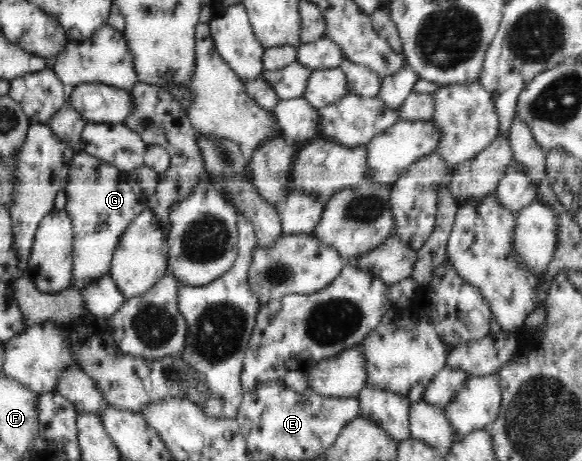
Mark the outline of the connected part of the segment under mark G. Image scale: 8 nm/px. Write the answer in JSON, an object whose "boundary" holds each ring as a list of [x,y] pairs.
{"boundary":[[[82,150],[72,156],[67,184],[65,212],[71,218],[74,234],[71,287],[80,289],[100,275],[109,274],[111,259],[123,231],[147,208],[136,172],[119,170]]]}

